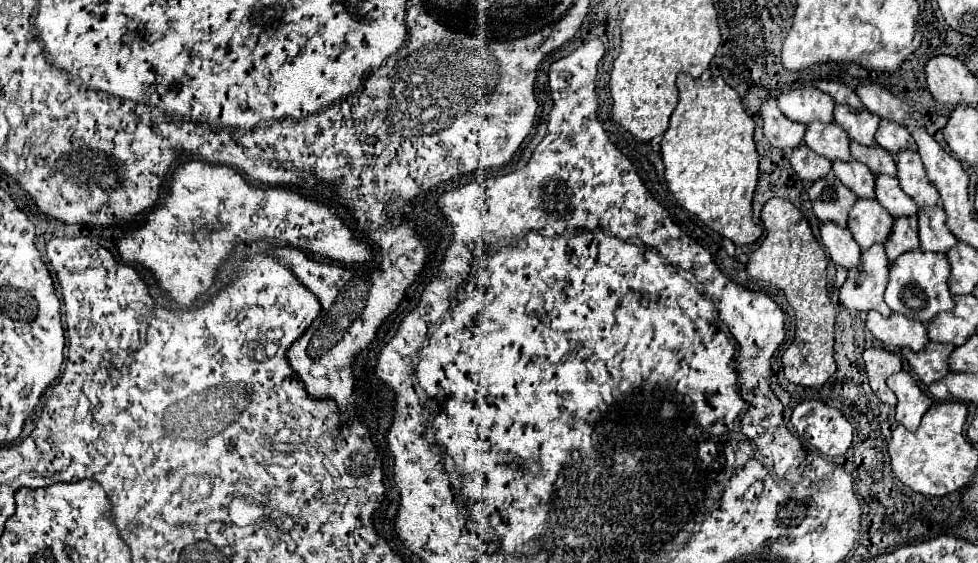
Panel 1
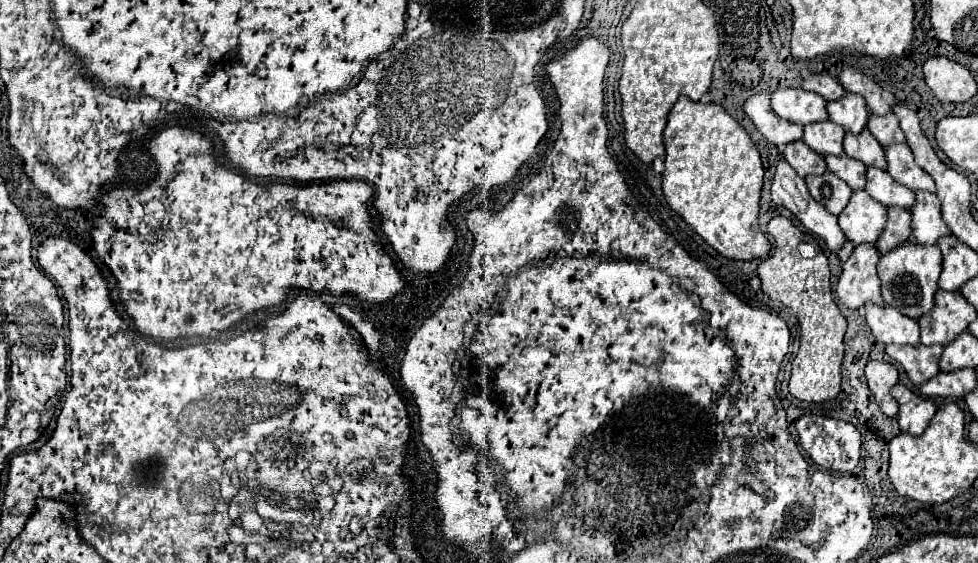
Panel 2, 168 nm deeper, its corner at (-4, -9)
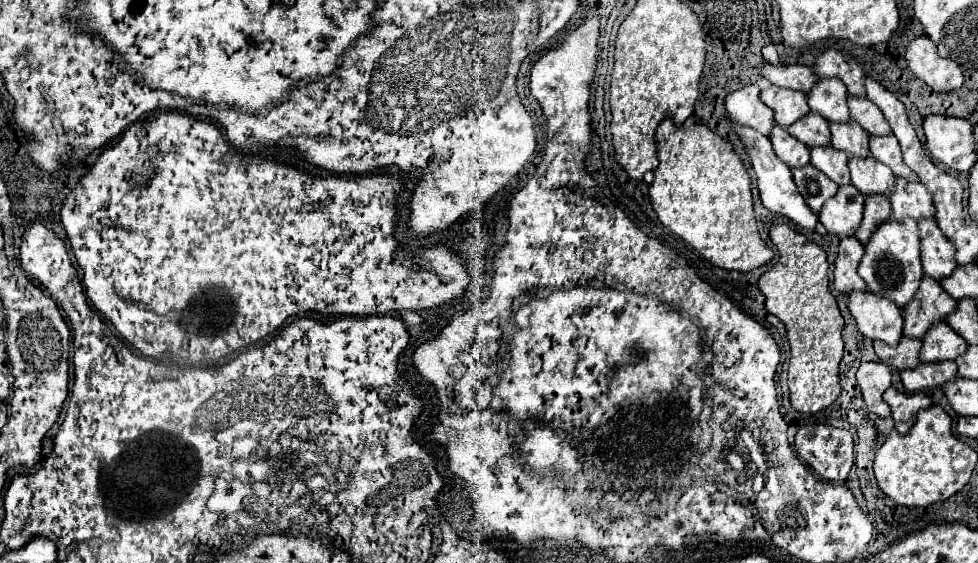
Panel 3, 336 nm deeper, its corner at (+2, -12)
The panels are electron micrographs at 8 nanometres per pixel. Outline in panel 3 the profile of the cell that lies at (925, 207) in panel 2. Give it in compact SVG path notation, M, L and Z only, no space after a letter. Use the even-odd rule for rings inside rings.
M897 177L895 187L889 193L889 203L895 219L911 217L917 221L921 217L933 217L931 193L923 183L911 183Z

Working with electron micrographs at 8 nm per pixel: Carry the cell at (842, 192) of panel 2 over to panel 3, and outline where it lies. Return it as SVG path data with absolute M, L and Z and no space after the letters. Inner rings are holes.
M805 165L801 169L791 169L793 181L799 189L799 193L803 195L805 203L809 205L809 209L813 213L819 213L823 203L835 195L837 191L837 183L833 183L825 173L817 171L813 165Z

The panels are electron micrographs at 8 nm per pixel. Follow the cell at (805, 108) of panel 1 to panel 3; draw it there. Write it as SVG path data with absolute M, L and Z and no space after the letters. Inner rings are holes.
M771 85L761 91L761 99L767 103L767 107L773 109L775 123L785 129L793 125L795 119L801 119L801 115L809 113L807 95L803 91L793 91L793 89Z

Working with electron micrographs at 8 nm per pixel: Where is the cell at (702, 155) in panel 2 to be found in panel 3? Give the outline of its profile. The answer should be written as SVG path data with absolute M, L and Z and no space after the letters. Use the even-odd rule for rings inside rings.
M665 119L655 133L657 139L657 155L659 167L653 171L655 179L649 185L649 199L653 211L657 213L659 221L679 235L685 243L689 243L695 251L699 251L711 265L727 269L727 271L741 271L749 273L761 265L771 263L775 253L767 247L757 231L757 221L753 213L751 201L751 179L745 171L739 155L733 151L731 143L715 135L705 125L691 125L691 127L675 127L673 119Z

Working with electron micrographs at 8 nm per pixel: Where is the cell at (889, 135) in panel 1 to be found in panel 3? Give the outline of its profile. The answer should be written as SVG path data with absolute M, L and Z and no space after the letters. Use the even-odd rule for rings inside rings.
M847 97L847 105L849 105L849 115L851 119L855 119L869 135L885 135L891 133L881 109L869 101L867 97Z

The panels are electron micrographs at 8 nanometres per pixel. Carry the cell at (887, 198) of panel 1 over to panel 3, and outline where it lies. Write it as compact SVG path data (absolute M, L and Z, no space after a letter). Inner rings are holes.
M851 157L849 171L851 171L851 185L855 185L863 195L869 193L887 195L893 189L895 183L893 171L875 157L867 157L867 159Z

